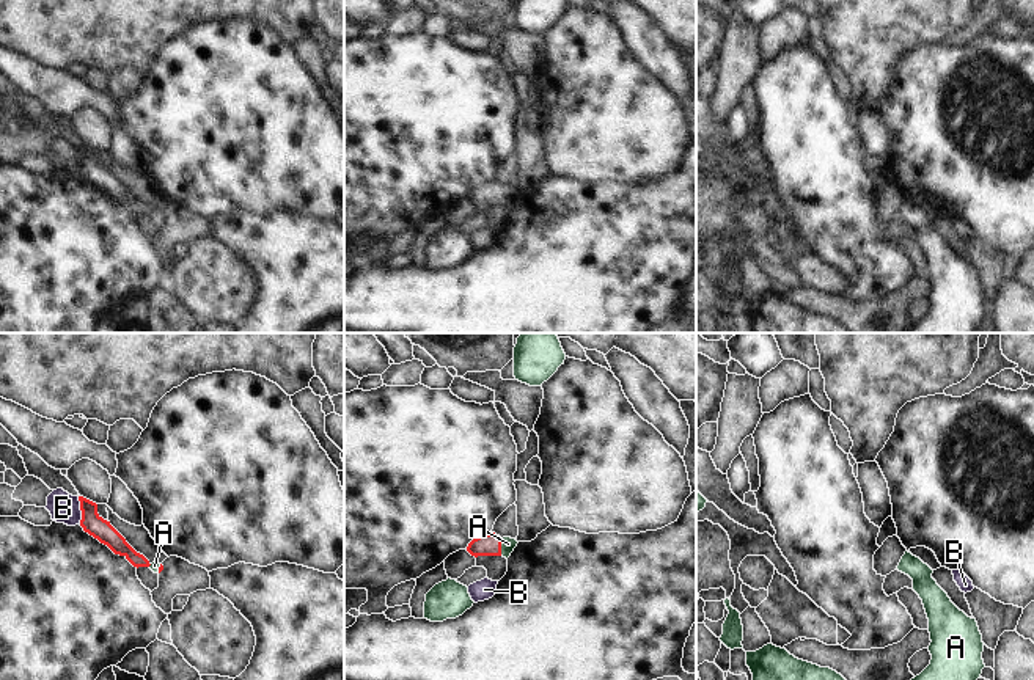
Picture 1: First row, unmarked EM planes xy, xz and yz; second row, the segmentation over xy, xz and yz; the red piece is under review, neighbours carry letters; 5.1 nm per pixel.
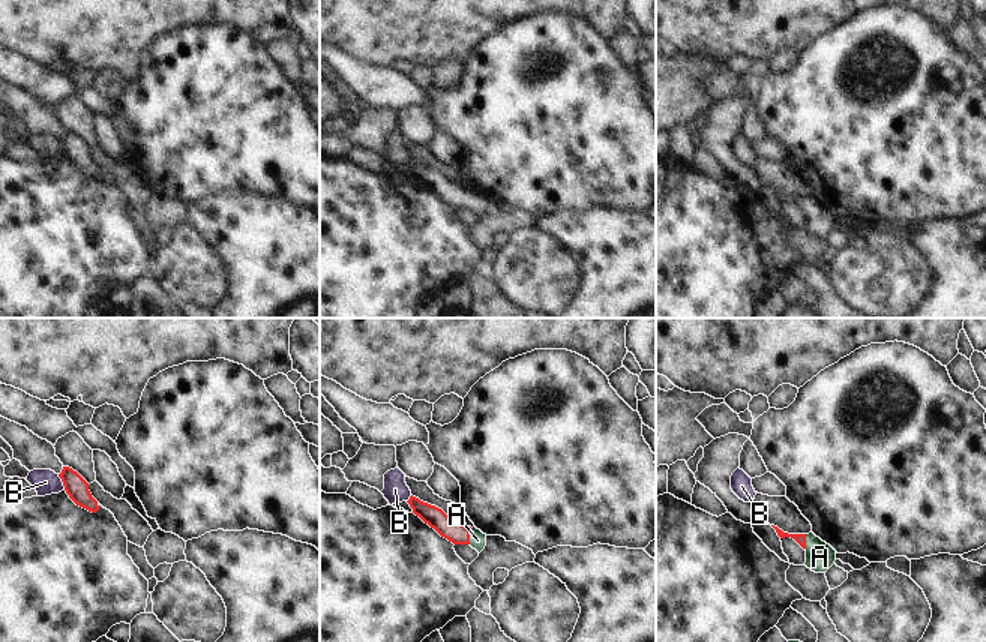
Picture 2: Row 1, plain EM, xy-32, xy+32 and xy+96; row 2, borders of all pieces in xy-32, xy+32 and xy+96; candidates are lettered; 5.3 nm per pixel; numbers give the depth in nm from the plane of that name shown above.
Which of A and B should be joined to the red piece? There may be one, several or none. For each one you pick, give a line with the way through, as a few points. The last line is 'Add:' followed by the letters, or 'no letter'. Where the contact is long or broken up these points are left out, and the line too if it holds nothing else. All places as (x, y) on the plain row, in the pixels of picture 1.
A: way xz (489, 192), (500, 195), (508, 192)
Add: A

